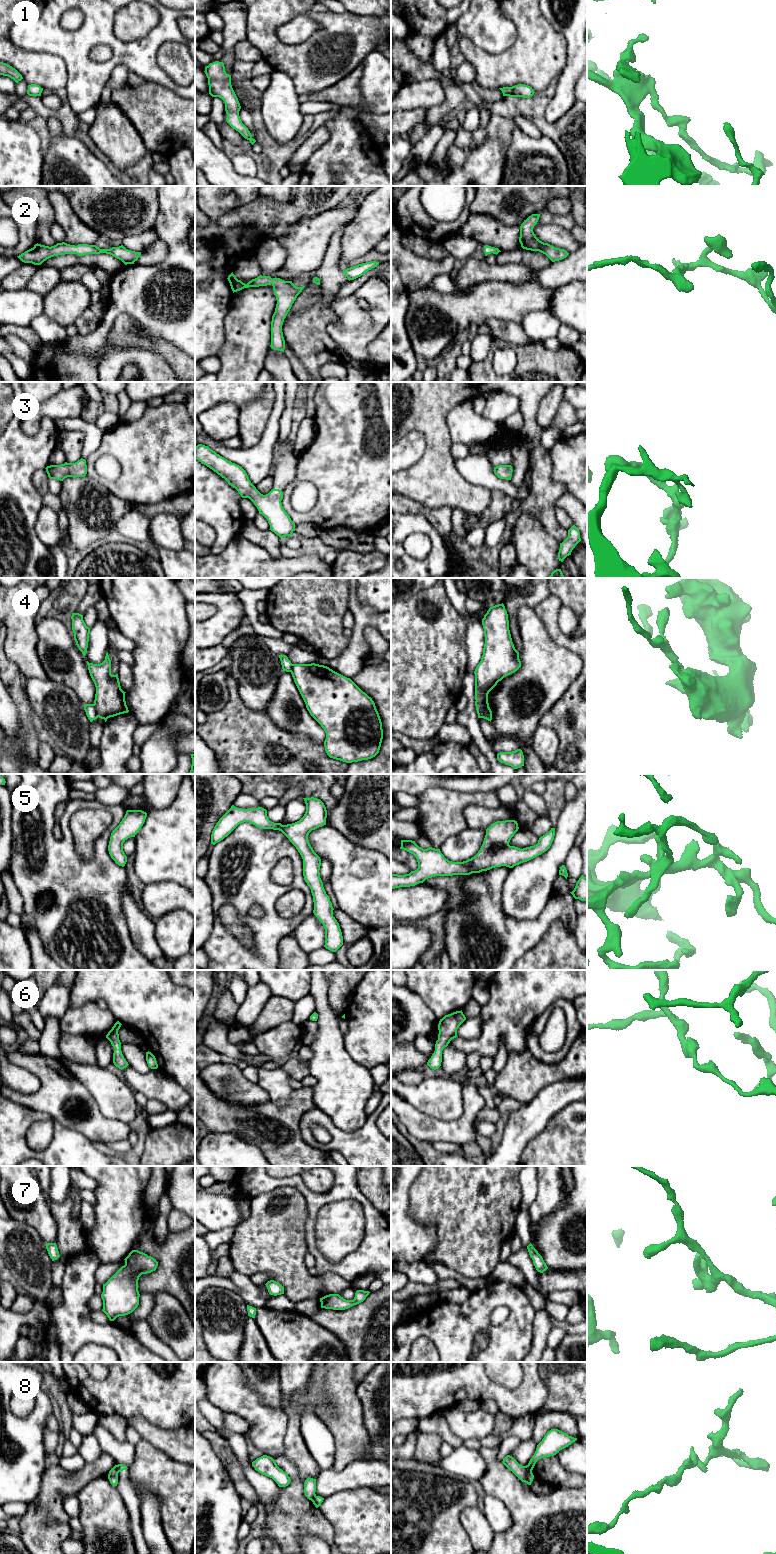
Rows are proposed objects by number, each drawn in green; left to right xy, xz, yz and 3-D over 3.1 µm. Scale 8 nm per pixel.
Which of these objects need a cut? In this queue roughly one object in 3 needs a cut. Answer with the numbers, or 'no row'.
4, 8

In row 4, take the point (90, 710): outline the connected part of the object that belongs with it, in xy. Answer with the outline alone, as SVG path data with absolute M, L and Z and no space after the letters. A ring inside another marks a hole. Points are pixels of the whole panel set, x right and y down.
M85 704L84 710L90 722L98 718L94 704Z

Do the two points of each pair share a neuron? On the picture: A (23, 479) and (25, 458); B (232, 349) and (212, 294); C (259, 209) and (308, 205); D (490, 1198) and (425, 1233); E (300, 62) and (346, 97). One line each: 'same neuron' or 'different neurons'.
A: same neuron
B: different neurons
C: same neuron
D: different neurons
E: different neurons

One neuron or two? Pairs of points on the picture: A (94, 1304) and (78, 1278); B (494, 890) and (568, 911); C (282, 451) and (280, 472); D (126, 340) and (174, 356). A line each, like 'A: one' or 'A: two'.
A: two
B: one
C: one
D: one

